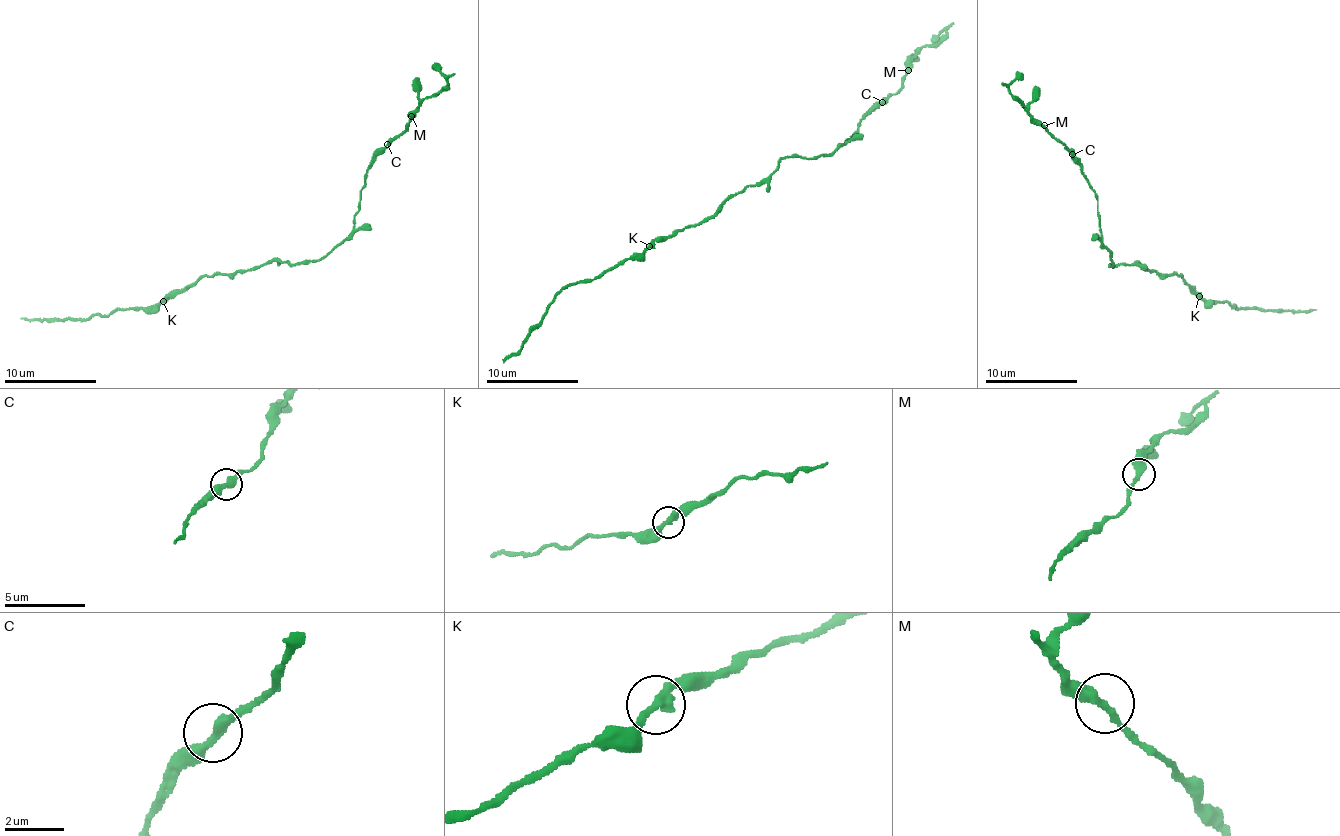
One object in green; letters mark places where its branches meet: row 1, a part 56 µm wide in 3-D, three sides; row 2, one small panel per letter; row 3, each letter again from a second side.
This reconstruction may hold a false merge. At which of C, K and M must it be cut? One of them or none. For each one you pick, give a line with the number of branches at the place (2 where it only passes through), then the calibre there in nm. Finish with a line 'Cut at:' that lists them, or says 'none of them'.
Cut at: none of them

